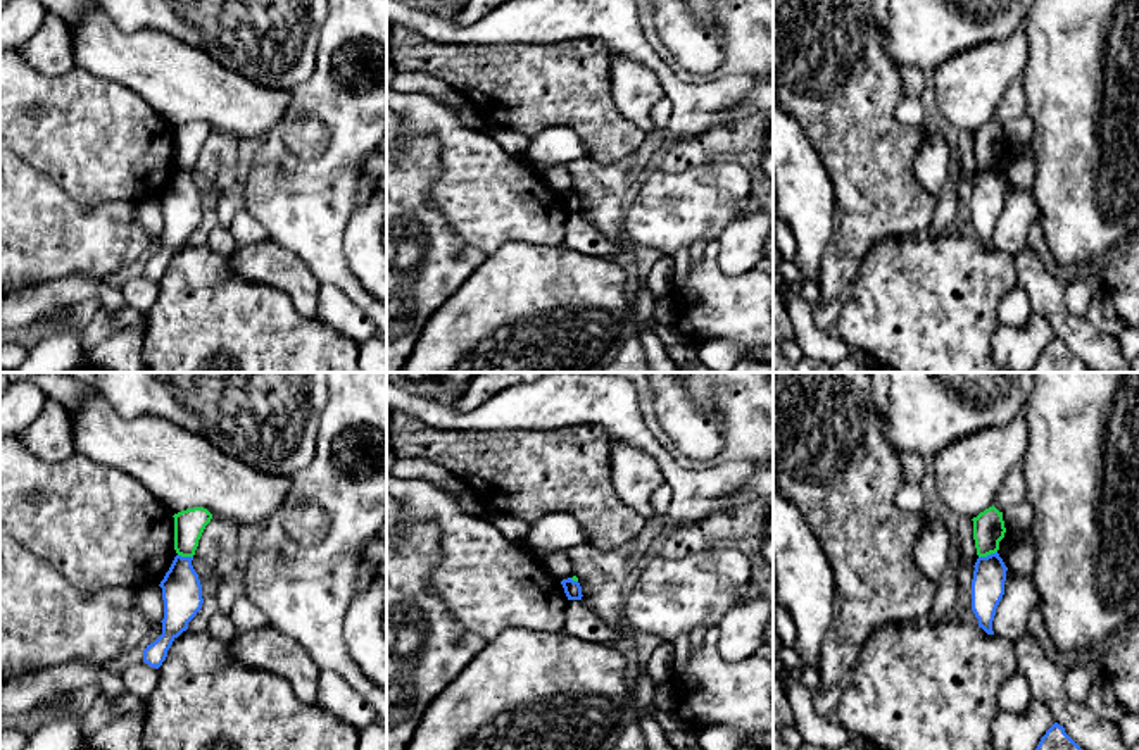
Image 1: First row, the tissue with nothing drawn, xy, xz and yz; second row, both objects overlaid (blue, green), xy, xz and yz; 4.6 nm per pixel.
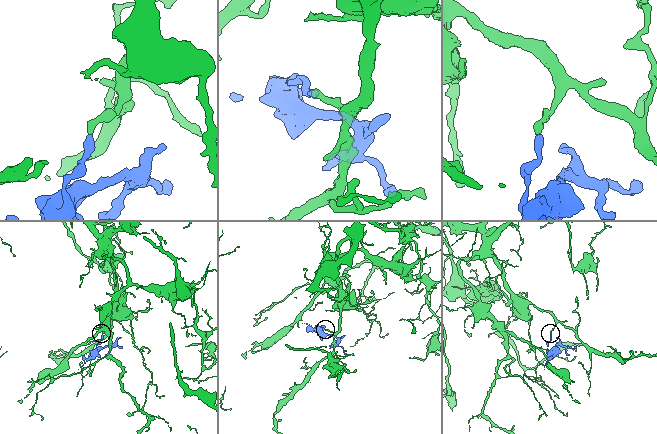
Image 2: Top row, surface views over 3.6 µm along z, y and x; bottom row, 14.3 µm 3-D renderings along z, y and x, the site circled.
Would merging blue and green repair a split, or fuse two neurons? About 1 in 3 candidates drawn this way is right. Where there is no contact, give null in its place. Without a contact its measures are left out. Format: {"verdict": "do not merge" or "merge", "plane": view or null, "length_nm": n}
{"verdict": "do not merge", "plane": "yz", "length_nm": 90}

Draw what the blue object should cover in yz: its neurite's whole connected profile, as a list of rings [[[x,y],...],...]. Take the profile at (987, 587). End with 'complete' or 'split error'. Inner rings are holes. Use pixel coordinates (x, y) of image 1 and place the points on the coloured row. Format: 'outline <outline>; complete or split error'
outline [[[997,552],[987,557],[979,557],[973,567],[972,610],[979,619],[979,628],[987,634],[994,634],[992,621],[1004,595],[1008,567]]]; complete

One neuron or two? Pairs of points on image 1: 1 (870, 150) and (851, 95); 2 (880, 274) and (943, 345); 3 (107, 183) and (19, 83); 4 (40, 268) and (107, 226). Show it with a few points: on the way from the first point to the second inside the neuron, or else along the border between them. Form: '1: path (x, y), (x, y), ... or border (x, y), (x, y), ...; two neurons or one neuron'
1: path (858, 137), (851, 124), (851, 109); one neuron
2: path (898, 292), (934, 328); one neuron
3: path (95, 154), (57, 116), (57, 106), (49, 102); one neuron
4: path (57, 250), (68, 240), (90, 240); one neuron

